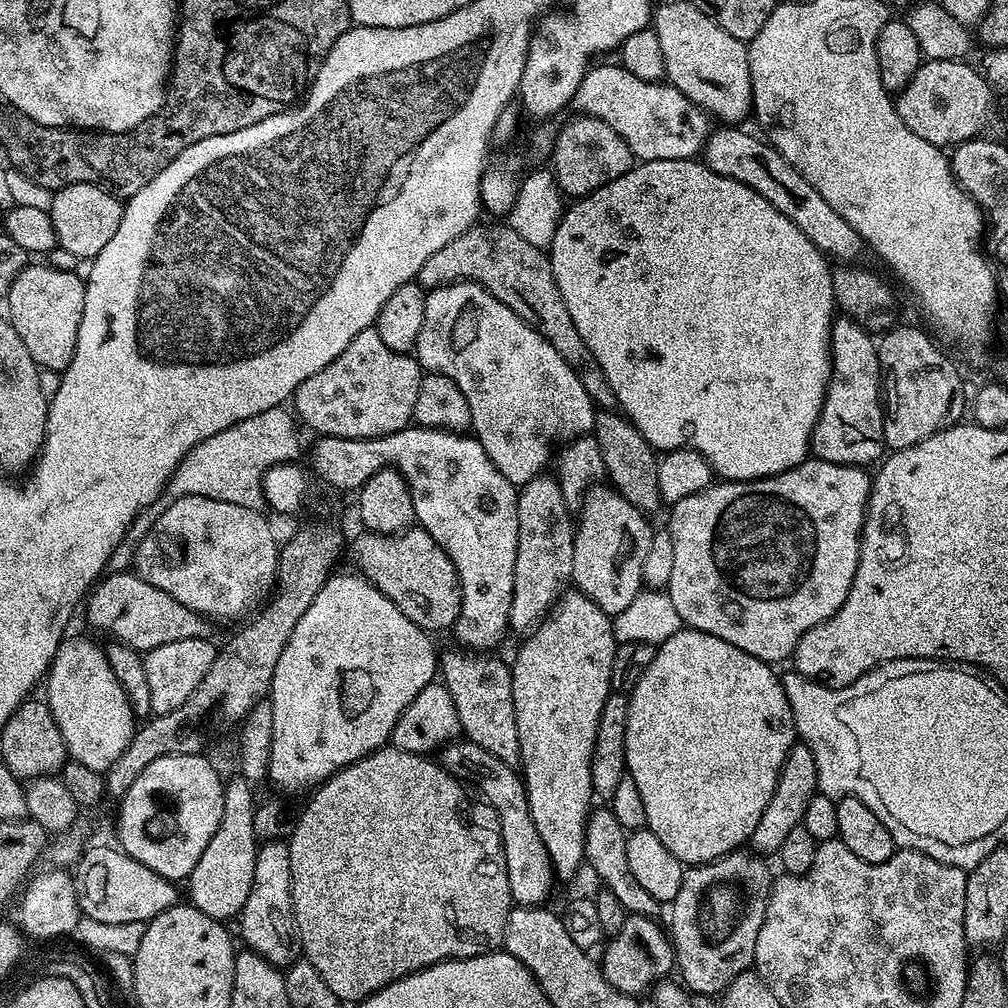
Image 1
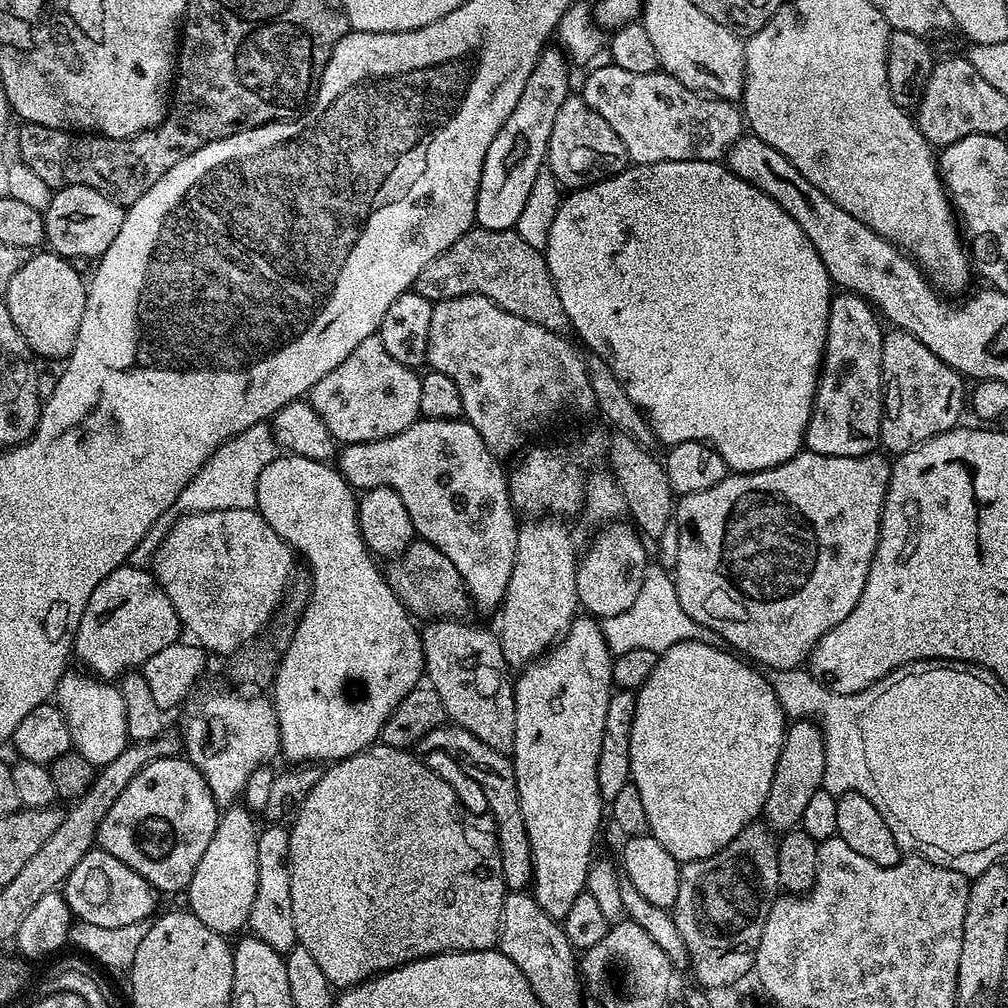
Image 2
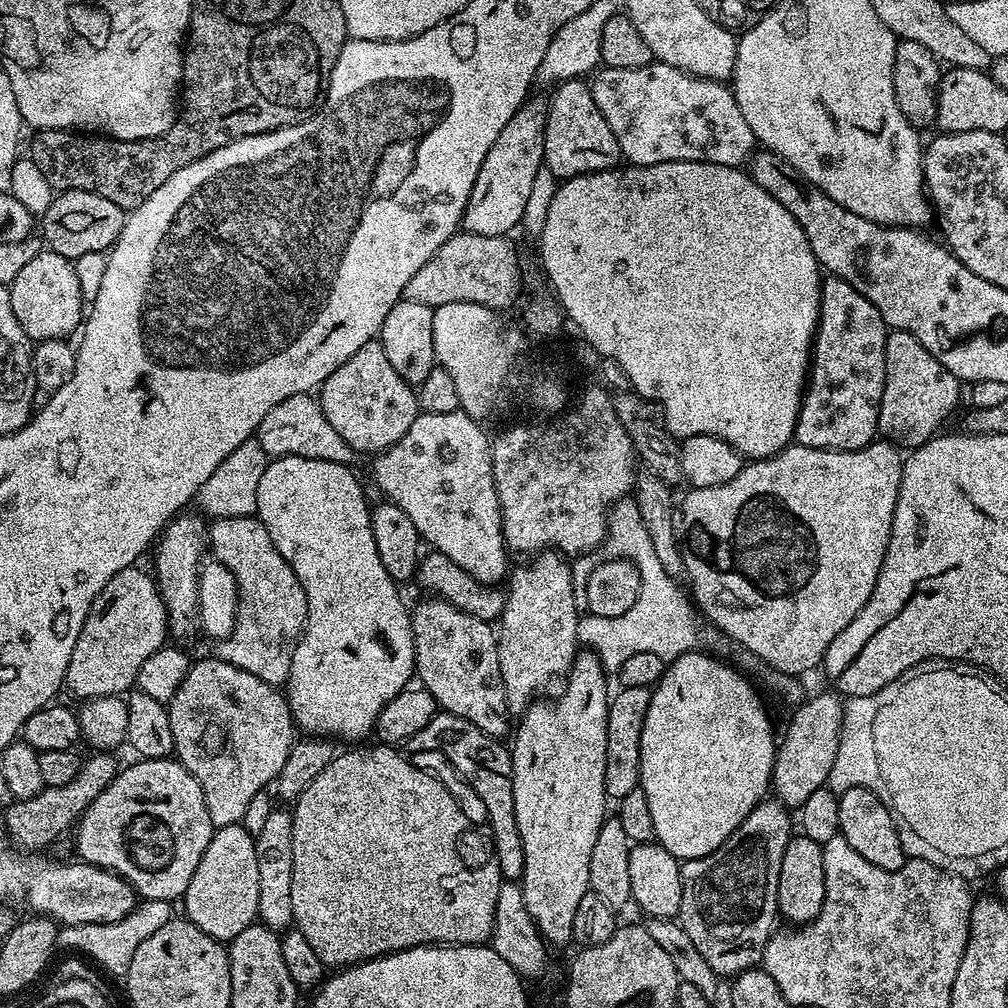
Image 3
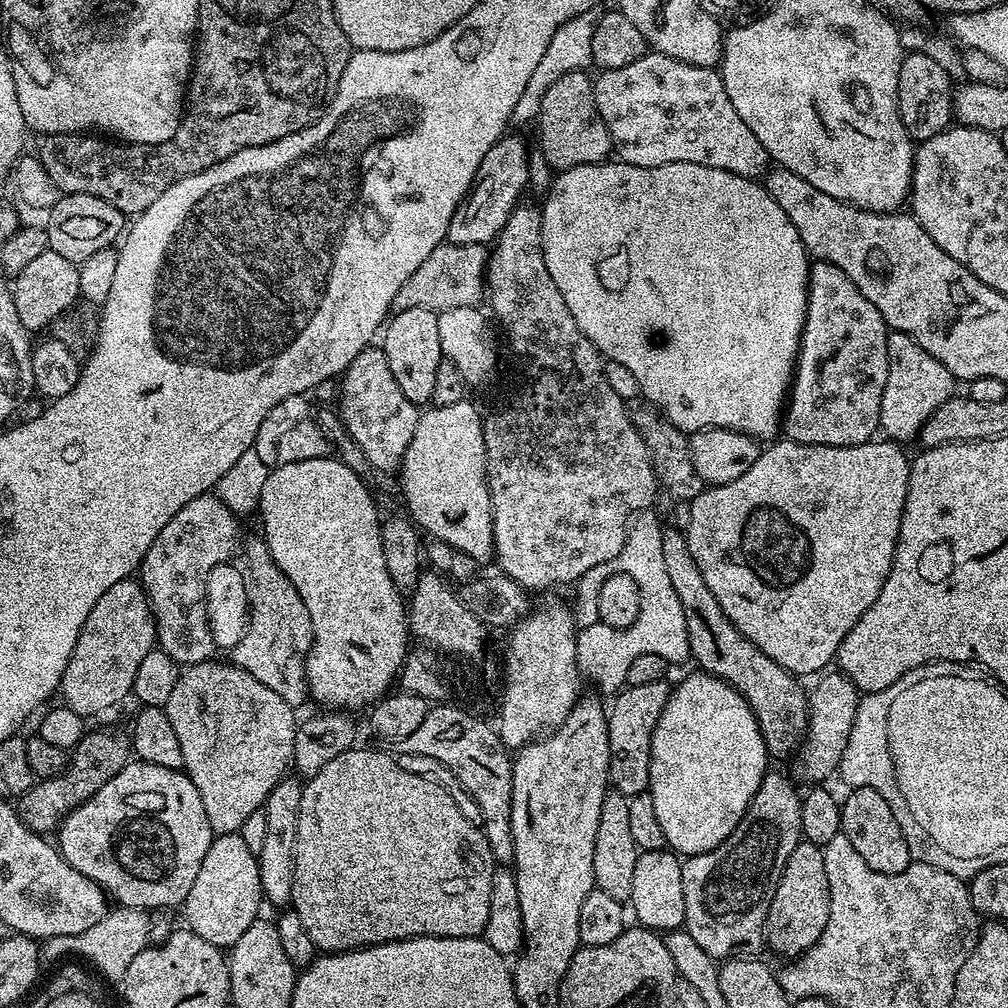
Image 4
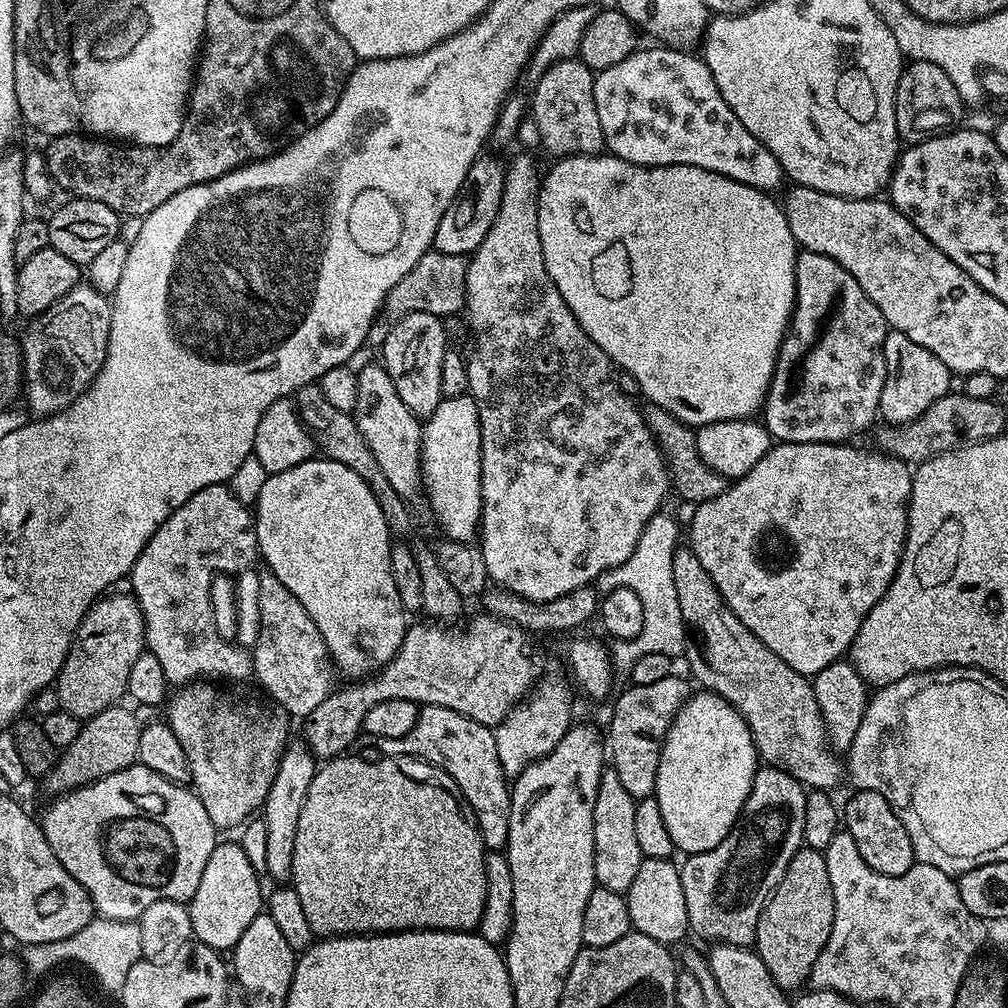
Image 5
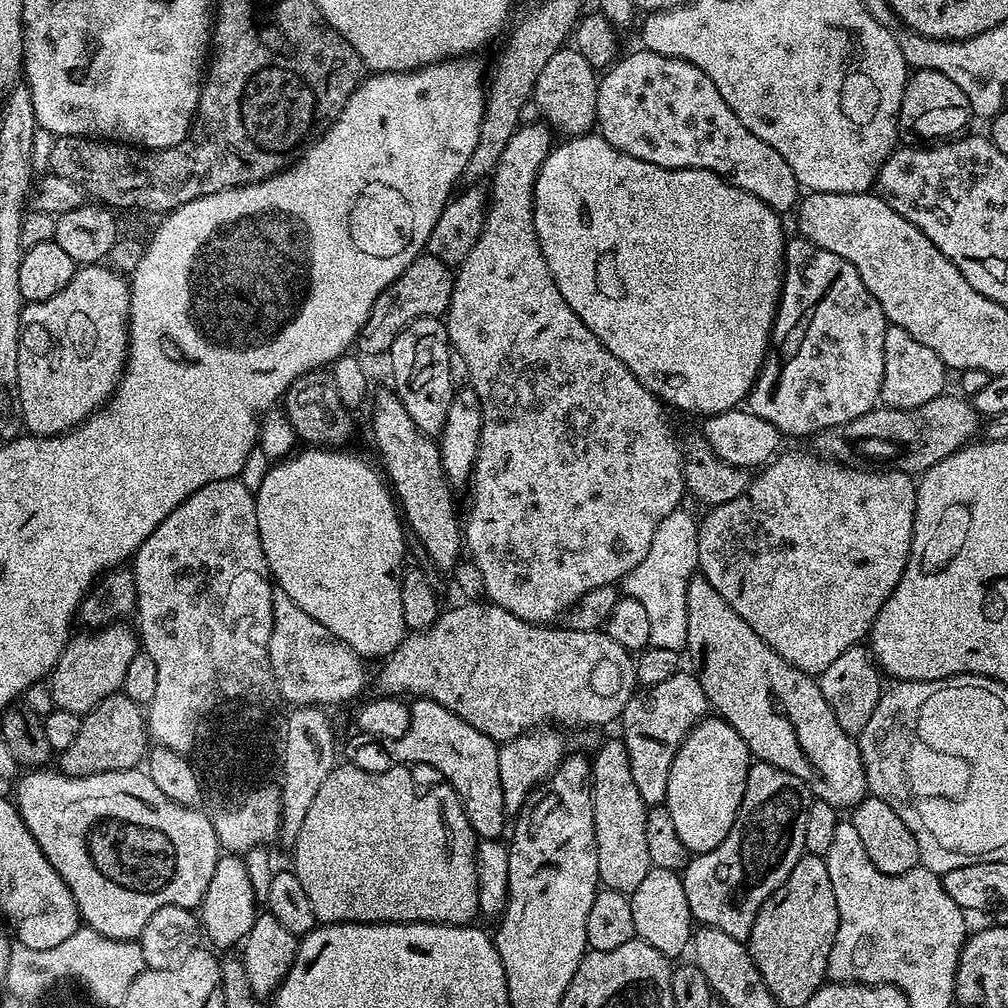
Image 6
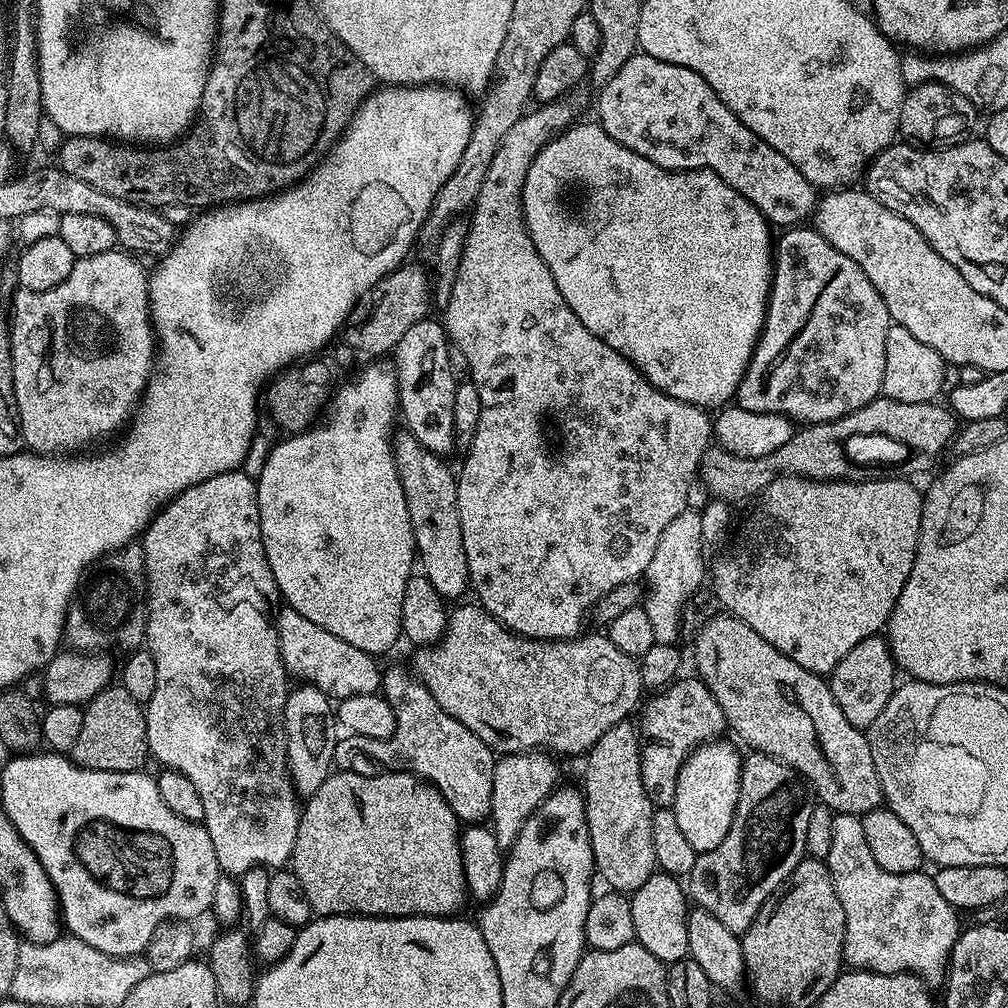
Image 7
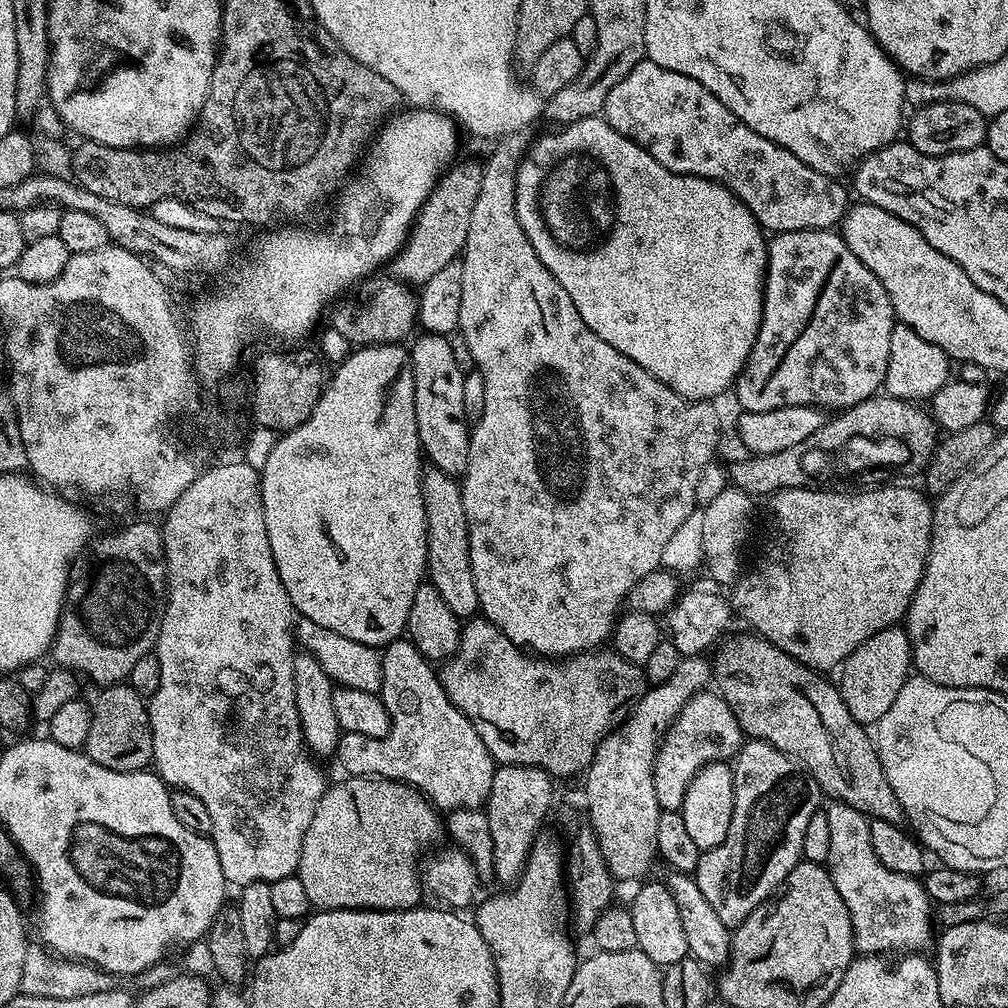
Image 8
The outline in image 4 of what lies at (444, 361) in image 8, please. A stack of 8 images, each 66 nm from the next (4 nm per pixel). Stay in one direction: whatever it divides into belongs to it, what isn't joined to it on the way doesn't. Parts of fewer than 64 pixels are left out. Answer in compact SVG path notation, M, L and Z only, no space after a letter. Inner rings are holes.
M428 308L396 312L387 321L382 340L383 336L382 347L386 354L386 362L390 362L390 370L394 370L394 382L398 382L402 394L406 394L410 402L417 406L427 405L434 394L434 381L442 359L442 346L438 342L437 313Z

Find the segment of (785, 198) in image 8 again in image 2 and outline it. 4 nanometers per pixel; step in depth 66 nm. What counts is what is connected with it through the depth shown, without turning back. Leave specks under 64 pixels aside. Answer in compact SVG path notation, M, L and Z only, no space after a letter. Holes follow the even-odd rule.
M605 62L596 68L584 80L582 89L584 101L602 118L606 118L610 130L622 138L626 154L633 165L657 164L671 160L715 160L723 161L732 148L732 143L739 140L746 128L746 121L741 109L733 101L717 100L711 94L695 92L670 73L657 70L650 74L634 74L631 70L622 70L622 66Z

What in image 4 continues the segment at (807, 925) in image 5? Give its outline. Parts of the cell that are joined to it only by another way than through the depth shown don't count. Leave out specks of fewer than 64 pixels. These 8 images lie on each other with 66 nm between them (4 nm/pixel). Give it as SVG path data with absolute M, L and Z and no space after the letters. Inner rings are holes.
M806 839L790 850L790 858L786 858L786 866L778 878L778 886L772 895L772 905L768 911L768 917L764 923L764 935L769 949L773 948L784 958L795 958L801 956L806 950L810 950L826 930L826 922L830 922L830 882L826 878L826 858L821 845L812 844Z

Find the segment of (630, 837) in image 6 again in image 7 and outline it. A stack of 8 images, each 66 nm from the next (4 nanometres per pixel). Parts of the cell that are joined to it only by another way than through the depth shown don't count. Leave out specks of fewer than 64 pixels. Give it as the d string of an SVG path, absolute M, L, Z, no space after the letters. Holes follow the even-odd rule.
M631 719L618 722L594 742L594 746L586 753L584 764L584 813L588 819L588 840L592 843L592 863L595 871L605 880L609 889L631 894L657 871L654 858L654 842L650 839L650 822L654 805L646 794L646 786L642 786L642 736L637 725Z

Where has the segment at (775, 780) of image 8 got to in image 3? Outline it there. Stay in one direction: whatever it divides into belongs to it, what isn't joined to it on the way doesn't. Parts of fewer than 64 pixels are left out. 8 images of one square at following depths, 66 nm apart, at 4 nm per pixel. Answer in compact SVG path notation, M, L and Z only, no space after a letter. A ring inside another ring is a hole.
M765 798L760 801L760 805L754 810L750 810L750 814L742 822L742 826L738 826L738 830L734 830L734 834L730 834L730 838L726 838L726 842L722 842L722 846L716 852L712 852L709 856L703 856L697 860L686 860L681 863L680 873L682 874L682 906L678 923L686 930L686 934L690 934L690 939L694 941L694 947L702 954L702 958L706 958L706 962L710 962L710 970L714 970L717 977L735 978L741 972L745 972L748 968L757 967L763 961L764 951L768 945L774 929L777 927L778 909L778 870L782 870L782 854L786 854L786 846L794 832L794 820L790 817L789 809L785 808L779 800L775 798Z

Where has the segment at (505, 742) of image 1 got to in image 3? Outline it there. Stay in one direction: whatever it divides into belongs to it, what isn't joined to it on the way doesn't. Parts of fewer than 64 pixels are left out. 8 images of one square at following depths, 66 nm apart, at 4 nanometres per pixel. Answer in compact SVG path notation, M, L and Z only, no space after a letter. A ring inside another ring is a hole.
M424 598L417 608L411 609L412 637L414 638L414 654L416 655L416 671L419 683L436 699L443 711L454 714L458 718L466 718L466 722L474 722L482 734L490 734L497 738L509 735L510 713L506 702L506 690L502 686L502 670L498 666L497 633L493 625L482 618L474 618L474 614L462 614L458 606L450 606L450 602L439 598Z

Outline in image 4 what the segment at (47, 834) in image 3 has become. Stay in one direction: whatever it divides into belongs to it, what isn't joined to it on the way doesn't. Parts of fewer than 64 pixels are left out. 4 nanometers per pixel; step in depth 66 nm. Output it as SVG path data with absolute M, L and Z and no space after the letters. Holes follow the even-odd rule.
M85 731L84 737L78 741L70 752L70 763L62 774L54 778L36 780L25 792L19 793L14 807L22 823L31 831L41 834L55 833L59 829L60 821L69 816L74 809L82 806L114 774L121 772L130 763L130 740L127 735L120 732L92 732Z

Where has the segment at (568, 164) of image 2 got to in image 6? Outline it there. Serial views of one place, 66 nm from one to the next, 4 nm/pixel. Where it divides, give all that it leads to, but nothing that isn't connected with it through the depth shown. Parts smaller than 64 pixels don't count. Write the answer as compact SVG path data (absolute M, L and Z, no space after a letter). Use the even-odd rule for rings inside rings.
M565 46L557 50L554 58L546 62L542 74L538 74L538 82L532 91L532 99L540 107L541 117L546 121L553 133L561 137L571 138L591 133L597 127L596 122L596 90L598 72L578 54L576 49Z

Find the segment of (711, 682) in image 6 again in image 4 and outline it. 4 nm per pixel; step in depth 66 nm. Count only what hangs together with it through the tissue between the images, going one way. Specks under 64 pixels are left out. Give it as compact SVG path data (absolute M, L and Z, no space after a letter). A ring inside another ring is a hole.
M672 526L665 527L662 534L662 562L666 565L666 575L670 577L670 582L674 582L674 594L678 594L678 602L682 602L682 614L686 614L686 634L690 642L691 659L693 661L696 659L700 663L697 665L703 671L725 680L730 687L738 690L738 694L742 694L742 698L746 698L762 730L762 738L768 747L769 757L791 757L804 743L804 733L808 730L808 692L800 689L801 681L782 666L778 666L778 662L766 658L766 654L762 654L762 650L758 650L758 646L747 640L732 625L730 618L726 618L722 606L714 598L714 594L710 594L706 578L702 578L702 572L698 570L698 564L690 554L688 537L683 531Z

